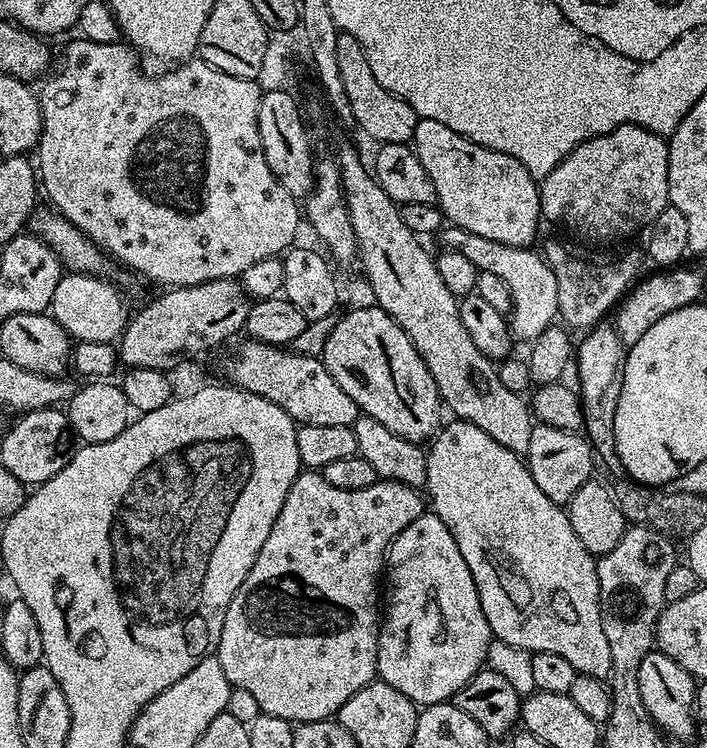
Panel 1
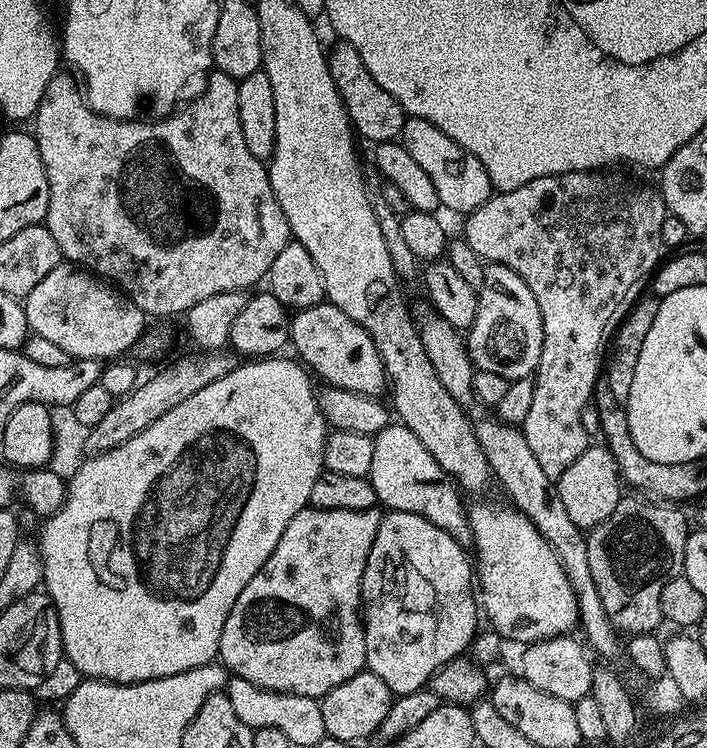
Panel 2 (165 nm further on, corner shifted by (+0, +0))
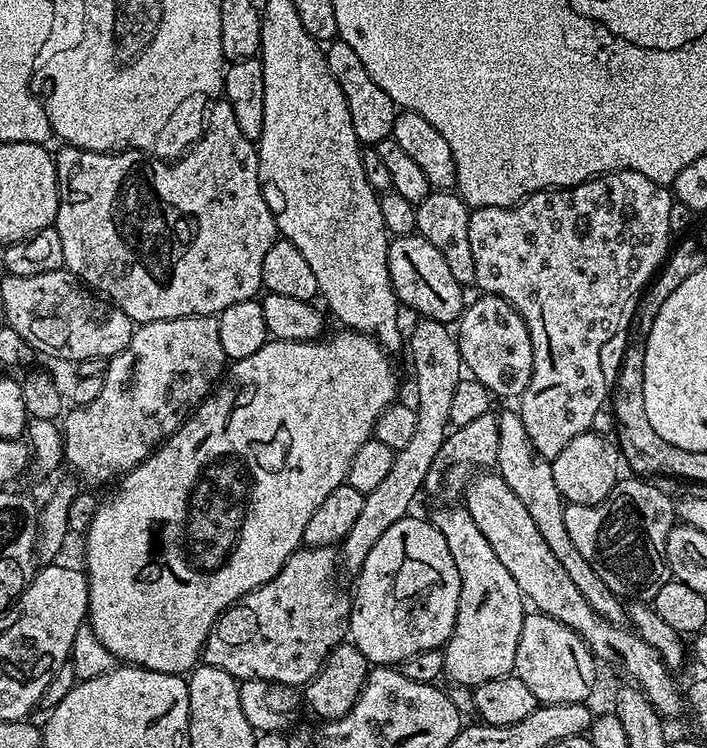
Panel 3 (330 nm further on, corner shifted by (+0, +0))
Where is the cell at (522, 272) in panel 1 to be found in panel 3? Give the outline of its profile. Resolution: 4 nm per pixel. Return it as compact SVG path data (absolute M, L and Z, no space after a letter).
M487 294L477 295L477 300L467 305L458 321L458 339L460 342L460 358L465 369L470 371L471 379L482 382L493 397L519 396L526 390L526 386L532 377L532 343L528 327L523 318L514 310L510 302L503 300L501 296L490 296Z

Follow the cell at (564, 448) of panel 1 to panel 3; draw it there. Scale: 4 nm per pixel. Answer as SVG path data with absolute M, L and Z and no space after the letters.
M605 172L592 180L582 182L573 188L547 188L544 192L536 192L521 200L511 208L502 206L486 206L474 208L468 213L470 218L470 251L474 254L475 287L481 293L490 296L501 296L506 302L518 310L518 314L526 322L530 342L532 343L532 377L526 390L518 398L518 411L522 418L522 426L526 426L526 434L530 442L534 442L534 450L549 461L553 460L566 445L574 442L578 434L589 431L594 422L594 414L605 407L610 396L610 376L604 373L604 360L600 357L600 348L604 348L612 340L612 335L619 330L620 324L631 321L636 315L638 297L647 289L650 281L660 271L669 251L668 239L673 239L670 230L670 206L674 196L665 185L646 178L646 174L637 172Z

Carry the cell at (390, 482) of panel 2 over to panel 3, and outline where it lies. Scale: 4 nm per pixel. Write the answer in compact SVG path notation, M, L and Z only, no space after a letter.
M463 506L437 508L440 509L430 516L432 525L446 538L446 546L450 546L450 554L454 554L454 566L458 566L460 575L460 597L454 630L442 649L444 676L450 678L452 684L475 686L482 682L490 682L494 678L502 678L513 671L514 658L518 650L518 634L522 634L522 622L526 615L526 601L518 590L518 582L514 582L510 570L502 566L498 554L494 554L490 542L486 542L486 537L482 534L482 530L478 530L474 518L470 518L467 508Z

